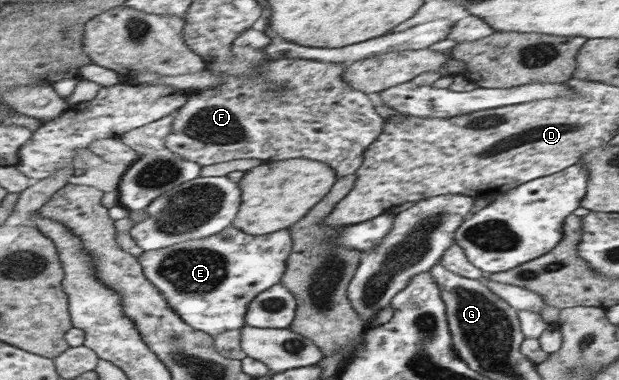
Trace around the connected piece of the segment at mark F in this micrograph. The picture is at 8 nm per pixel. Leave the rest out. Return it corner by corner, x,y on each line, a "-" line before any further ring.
281,58
260,66
260,73
250,73
249,78
217,72
226,79
224,84
191,93
190,100
176,113
165,147
202,166
233,159
309,158
333,166
338,179
353,175
364,163
367,148
384,132
387,121
367,93
344,80
348,66
341,62

